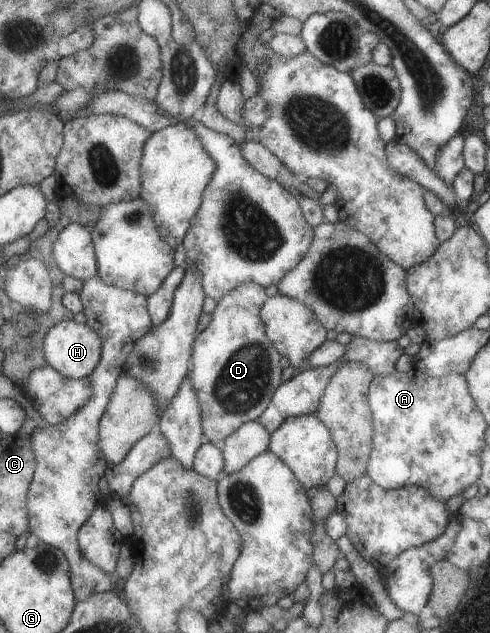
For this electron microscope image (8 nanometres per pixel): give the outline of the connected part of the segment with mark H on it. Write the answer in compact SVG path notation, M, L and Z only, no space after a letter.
M74 319L62 321L51 328L44 338L41 353L47 364L53 366L57 372L67 378L79 380L91 376L93 370L99 366L102 349L103 338L99 336L99 332L87 326L87 323L78 323Z

